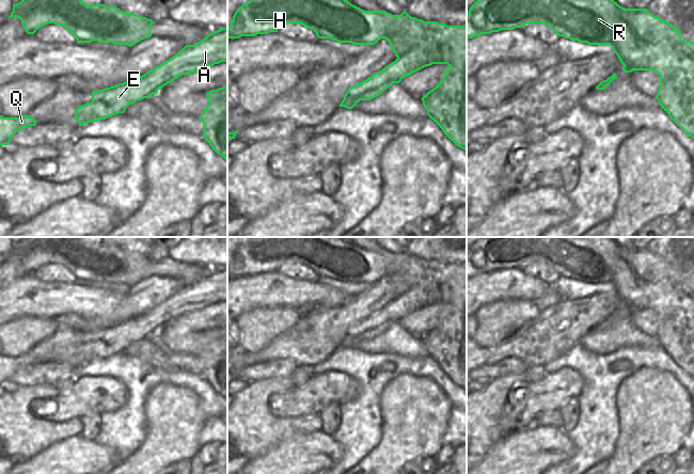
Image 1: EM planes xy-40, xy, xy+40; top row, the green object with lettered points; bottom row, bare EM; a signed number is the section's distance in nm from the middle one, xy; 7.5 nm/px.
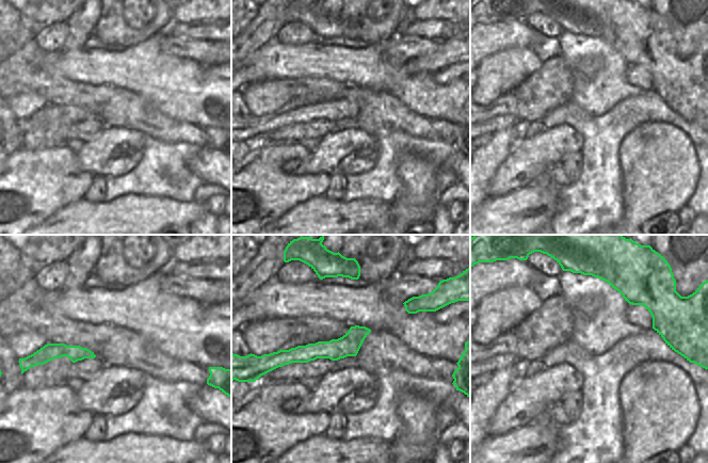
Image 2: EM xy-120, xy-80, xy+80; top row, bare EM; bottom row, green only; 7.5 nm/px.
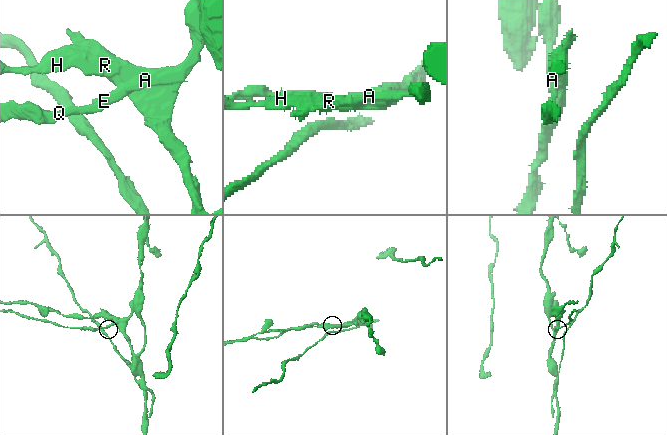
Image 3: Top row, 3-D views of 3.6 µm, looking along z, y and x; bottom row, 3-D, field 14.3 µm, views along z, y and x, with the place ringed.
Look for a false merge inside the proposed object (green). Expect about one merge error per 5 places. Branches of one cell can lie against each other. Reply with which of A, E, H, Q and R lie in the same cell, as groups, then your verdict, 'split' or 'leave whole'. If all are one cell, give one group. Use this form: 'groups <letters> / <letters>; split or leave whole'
groups A H R / E Q; split

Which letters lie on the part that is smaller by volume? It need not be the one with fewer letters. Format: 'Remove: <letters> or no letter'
Remove: E, Q

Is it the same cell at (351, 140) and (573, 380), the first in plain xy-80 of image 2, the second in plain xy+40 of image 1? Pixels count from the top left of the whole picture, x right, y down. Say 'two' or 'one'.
one

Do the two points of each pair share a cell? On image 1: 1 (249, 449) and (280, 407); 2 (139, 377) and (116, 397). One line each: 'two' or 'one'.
1: two
2: two

